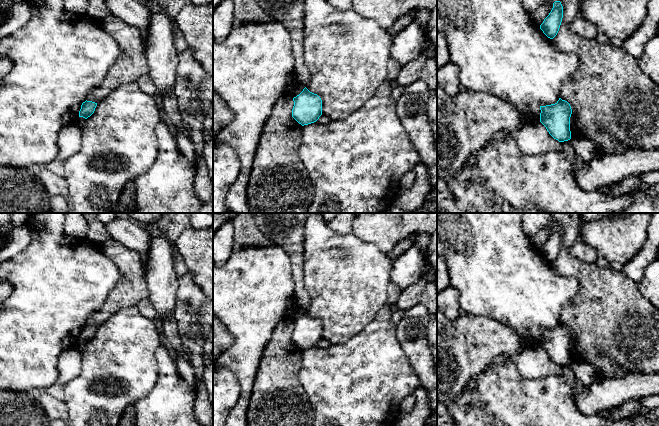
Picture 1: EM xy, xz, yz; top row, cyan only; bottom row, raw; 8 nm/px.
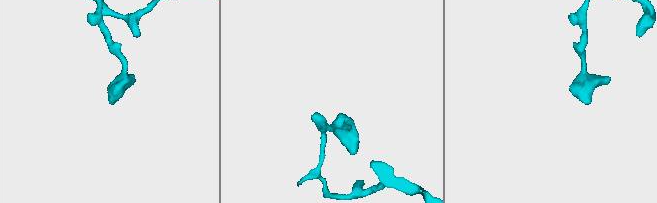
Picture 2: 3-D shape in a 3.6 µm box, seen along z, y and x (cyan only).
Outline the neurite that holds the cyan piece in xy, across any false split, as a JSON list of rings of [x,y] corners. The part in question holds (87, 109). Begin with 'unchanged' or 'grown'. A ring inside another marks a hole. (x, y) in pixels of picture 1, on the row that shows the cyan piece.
unchanged; [[[86,100],[81,105],[81,109],[79,111],[79,117],[83,117],[87,119],[94,113],[96,106],[97,106],[97,103]]]

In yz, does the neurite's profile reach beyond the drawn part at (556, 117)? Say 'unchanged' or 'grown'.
unchanged

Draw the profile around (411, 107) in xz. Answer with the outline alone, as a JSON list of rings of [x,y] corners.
[[[417,80],[406,85],[397,100],[397,115],[427,167],[431,188],[437,186],[437,142],[426,105],[433,94],[425,81]]]

